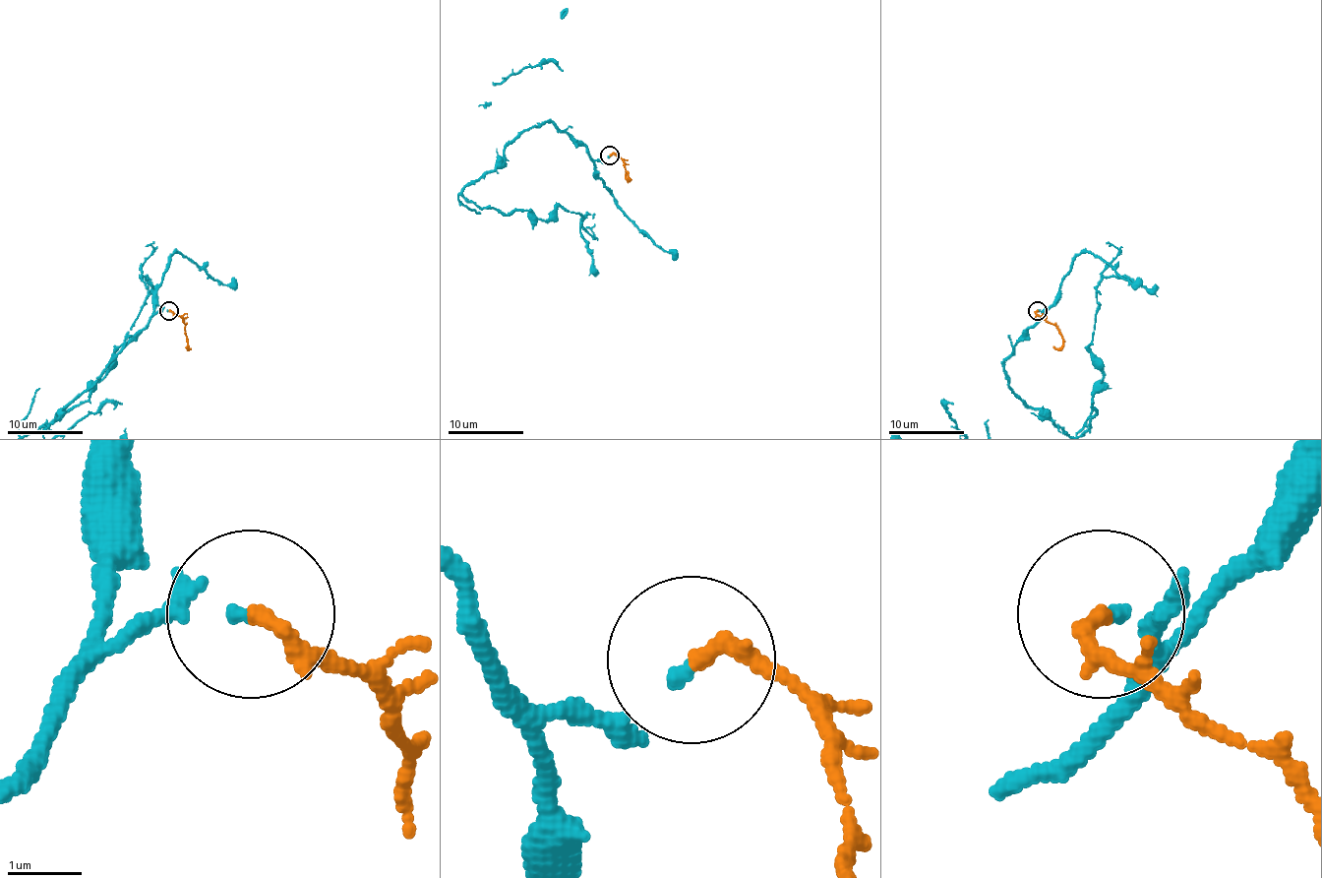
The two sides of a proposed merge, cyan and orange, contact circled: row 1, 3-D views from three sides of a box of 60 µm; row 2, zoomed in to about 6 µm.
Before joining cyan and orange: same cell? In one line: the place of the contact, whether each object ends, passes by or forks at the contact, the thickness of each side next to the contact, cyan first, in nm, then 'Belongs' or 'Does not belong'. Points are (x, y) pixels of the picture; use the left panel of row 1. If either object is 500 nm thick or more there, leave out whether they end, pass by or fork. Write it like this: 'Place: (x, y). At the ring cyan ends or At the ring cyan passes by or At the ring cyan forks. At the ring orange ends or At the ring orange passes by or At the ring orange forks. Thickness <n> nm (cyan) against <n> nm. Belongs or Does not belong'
Place: (169, 310). At the ring cyan ends. At the ring orange ends. Thickness 130 nm (cyan) against 240 nm. Belongs

